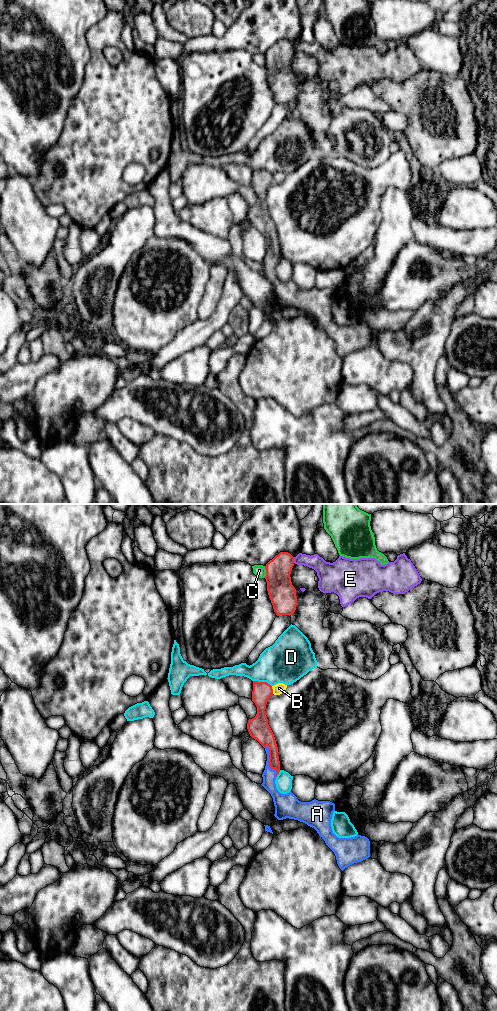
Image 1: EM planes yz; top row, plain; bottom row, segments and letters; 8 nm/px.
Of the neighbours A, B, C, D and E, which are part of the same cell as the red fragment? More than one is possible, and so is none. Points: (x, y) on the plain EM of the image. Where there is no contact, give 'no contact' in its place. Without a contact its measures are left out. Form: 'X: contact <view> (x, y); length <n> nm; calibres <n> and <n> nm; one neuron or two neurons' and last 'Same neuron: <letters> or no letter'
A: contact yz (269, 249); length 260 nm; calibres 160 and 110 nm; one neuron
B: contact yz (272, 178); length 70 nm; calibres 160 and 90 nm; two neurons
C: contact yz (266, 60); length 100 nm; calibres 220 and 100 nm; two neurons
D: contact yz (262, 170); length 160 nm; calibres 160 and 340 nm; two neurons
E: contact yz (293, 48); length 50 nm; calibres 200 and 120 nm; two neurons
Same neuron: A

